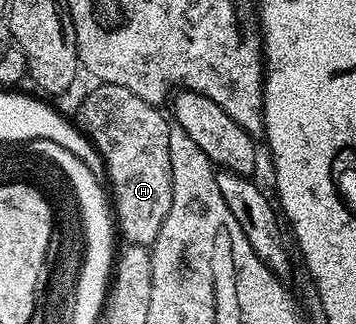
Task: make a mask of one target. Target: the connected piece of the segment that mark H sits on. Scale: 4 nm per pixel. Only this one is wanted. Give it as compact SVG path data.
M108 84L94 85L94 90L81 102L77 110L76 125L82 134L92 142L105 162L107 186L111 191L111 206L115 211L115 226L125 237L130 246L152 247L153 241L163 228L163 220L167 220L167 212L171 212L171 156L169 155L170 119L160 113L158 107L147 104L147 100L139 100L135 92L127 88L119 88Z

